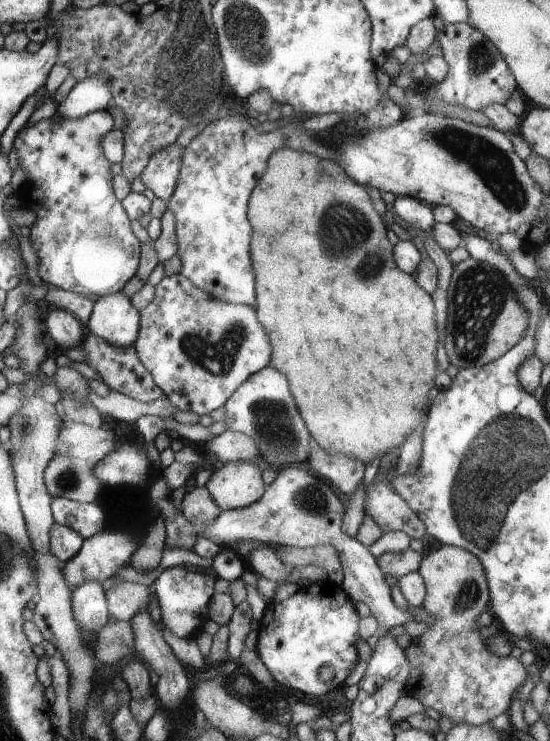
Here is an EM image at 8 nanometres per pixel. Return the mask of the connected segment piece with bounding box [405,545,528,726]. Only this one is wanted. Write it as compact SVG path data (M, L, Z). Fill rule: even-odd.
M441 545L438 550L430 552L418 566L420 576L426 584L426 598L422 602L422 608L434 616L432 622L426 622L424 634L413 638L410 646L405 649L413 666L407 685L407 694L413 695L425 706L432 708L441 716L449 718L453 724L486 724L494 721L500 714L506 713L512 694L518 686L522 686L528 678L526 668L522 666L520 659L514 657L498 658L488 650L486 642L482 640L482 634L478 632L478 616L488 608L489 584L486 584L485 566L481 560L468 550Z

